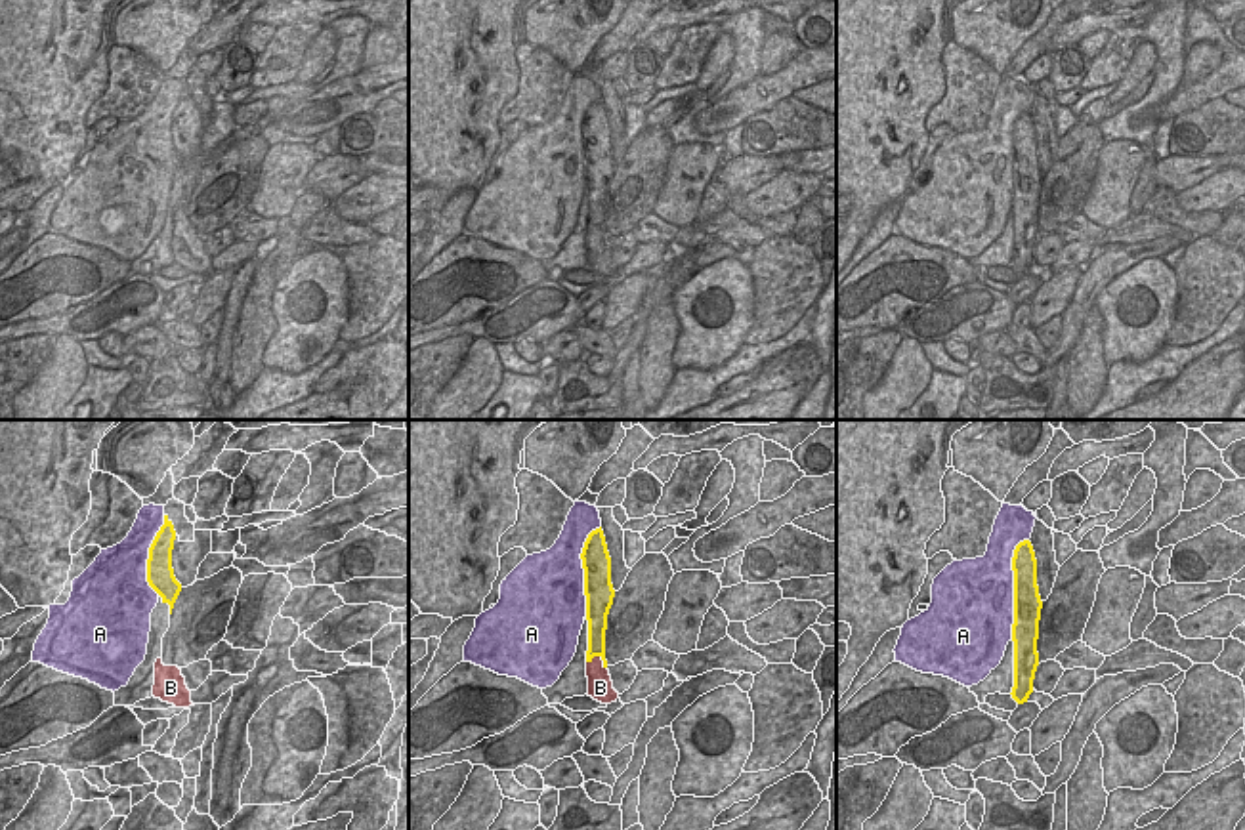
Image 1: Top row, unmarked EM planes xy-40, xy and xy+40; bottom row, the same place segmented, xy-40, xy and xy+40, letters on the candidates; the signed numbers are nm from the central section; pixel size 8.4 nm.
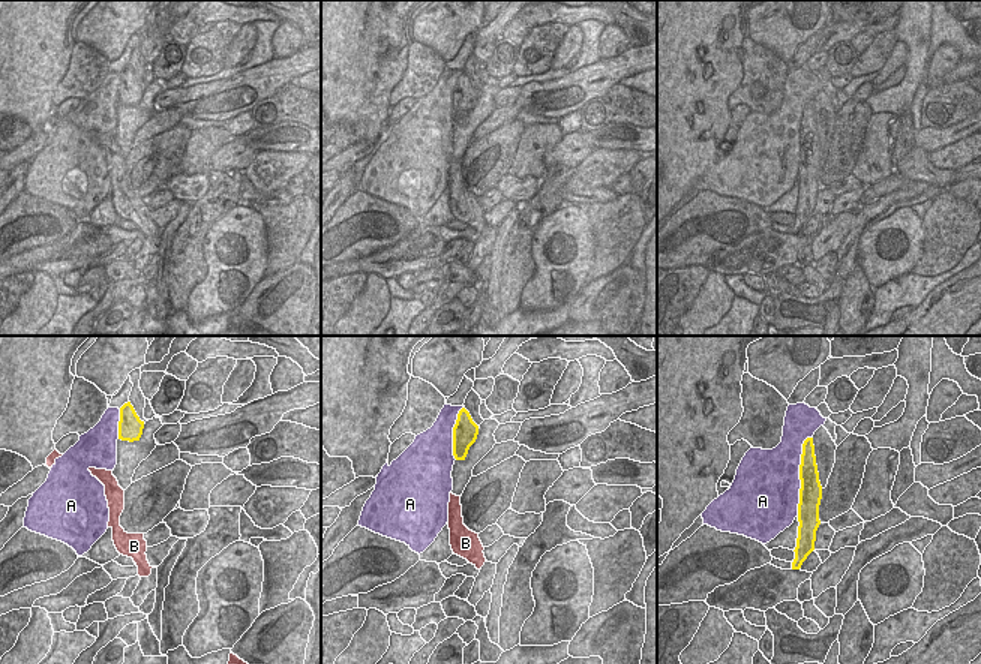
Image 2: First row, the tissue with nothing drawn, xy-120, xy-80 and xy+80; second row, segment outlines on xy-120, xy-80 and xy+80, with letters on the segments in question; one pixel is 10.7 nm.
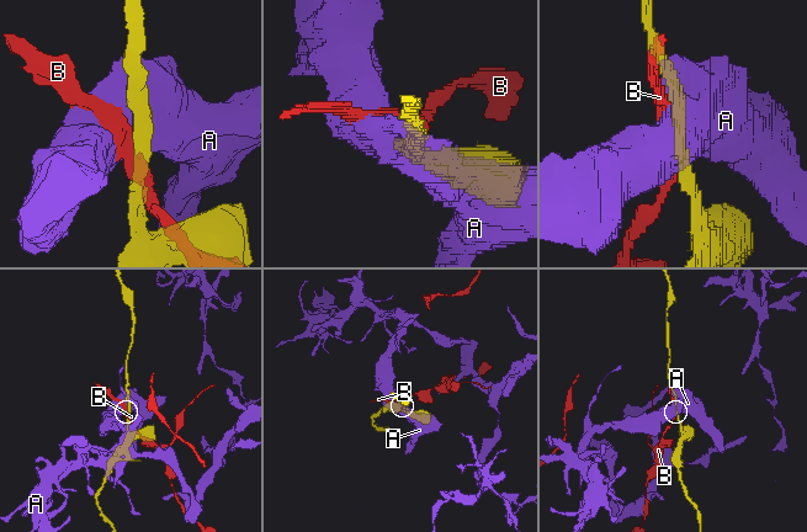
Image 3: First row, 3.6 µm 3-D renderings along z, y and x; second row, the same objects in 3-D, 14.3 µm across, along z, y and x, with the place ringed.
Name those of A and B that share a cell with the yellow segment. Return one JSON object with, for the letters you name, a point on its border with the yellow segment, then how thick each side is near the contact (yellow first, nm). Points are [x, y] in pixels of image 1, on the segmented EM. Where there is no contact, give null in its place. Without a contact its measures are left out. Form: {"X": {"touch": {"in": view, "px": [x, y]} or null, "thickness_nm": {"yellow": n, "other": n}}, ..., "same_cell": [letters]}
{"same_cell": []}

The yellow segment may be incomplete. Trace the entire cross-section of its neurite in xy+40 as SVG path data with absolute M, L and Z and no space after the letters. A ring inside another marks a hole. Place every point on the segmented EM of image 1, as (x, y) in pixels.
M1029 540L1016 546L1014 571L1014 687L1012 698L1027 702L1033 693L1033 679L1039 666L1037 639L1043 601L1037 586L1037 559Z

